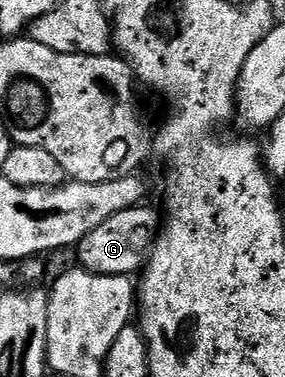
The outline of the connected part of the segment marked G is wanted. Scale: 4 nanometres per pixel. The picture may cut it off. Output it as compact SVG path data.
M143 207L126 208L109 218L105 218L105 222L101 222L101 226L97 226L97 230L93 230L85 239L79 241L77 245L78 263L86 272L102 276L131 276L138 273L146 265L147 259L151 257L151 250L155 247L155 238L160 231L161 220L160 217L155 217L153 209Z

